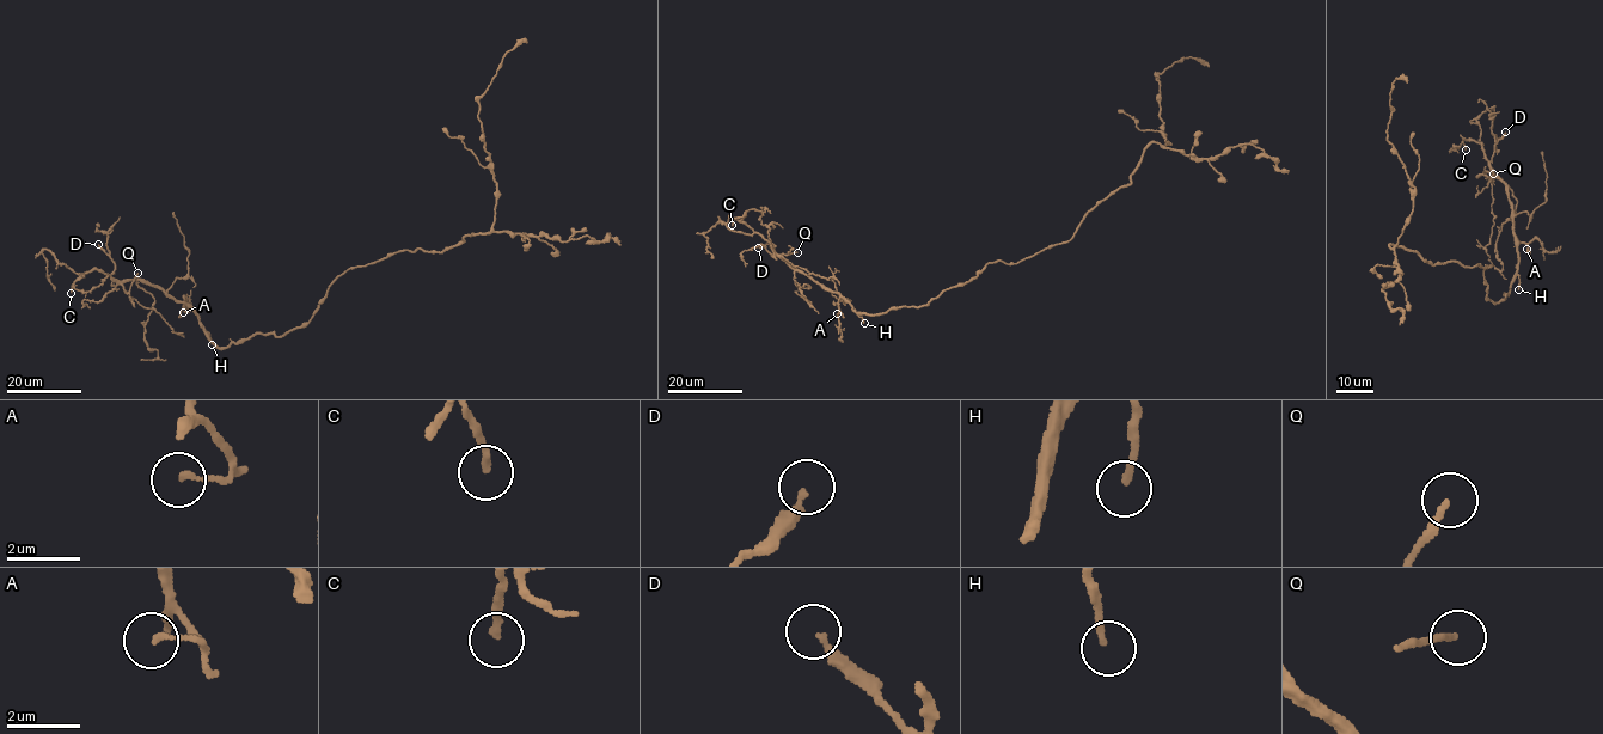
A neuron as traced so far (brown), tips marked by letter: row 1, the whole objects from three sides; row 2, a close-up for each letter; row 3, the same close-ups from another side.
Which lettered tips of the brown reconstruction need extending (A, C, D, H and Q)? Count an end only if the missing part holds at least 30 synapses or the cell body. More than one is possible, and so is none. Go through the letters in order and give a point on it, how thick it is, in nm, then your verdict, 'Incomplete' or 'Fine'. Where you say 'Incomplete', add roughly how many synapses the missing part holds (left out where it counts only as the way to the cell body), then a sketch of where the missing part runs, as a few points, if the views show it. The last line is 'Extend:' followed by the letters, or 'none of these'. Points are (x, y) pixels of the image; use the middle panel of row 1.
A: Place: (837, 313). Thickness 130 nm. Fine
C: Place: (732, 225). Thickness 170 nm. Fine
D: Place: (758, 248). Thickness 240 nm. Fine
H: Place: (864, 323). Thickness 160 nm. Incomplete. Course of what is missing: (864, 323), (857, 319), (844, 330), (806, 377), (830, 380), (839, 397)
Q: Place: (797, 252). Thickness 160 nm. Fine
Extend: H

